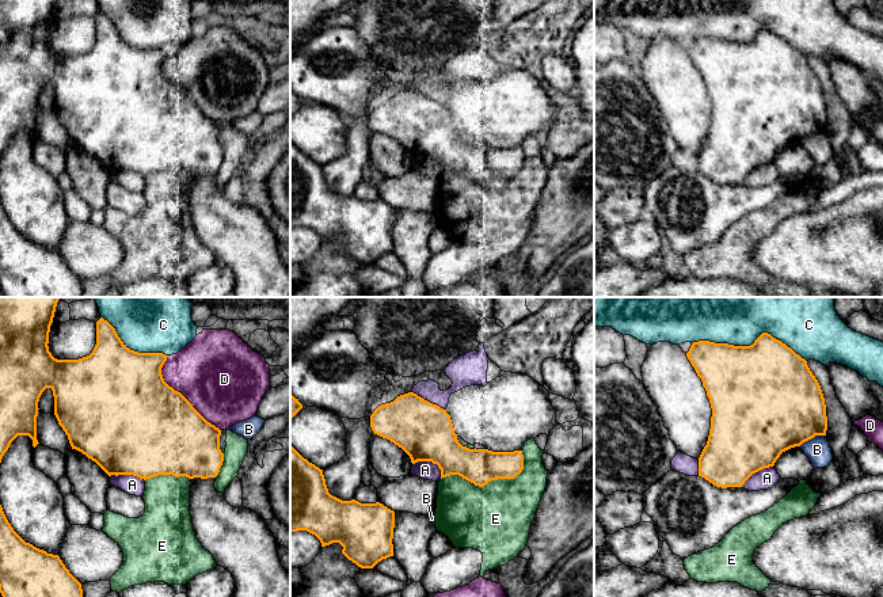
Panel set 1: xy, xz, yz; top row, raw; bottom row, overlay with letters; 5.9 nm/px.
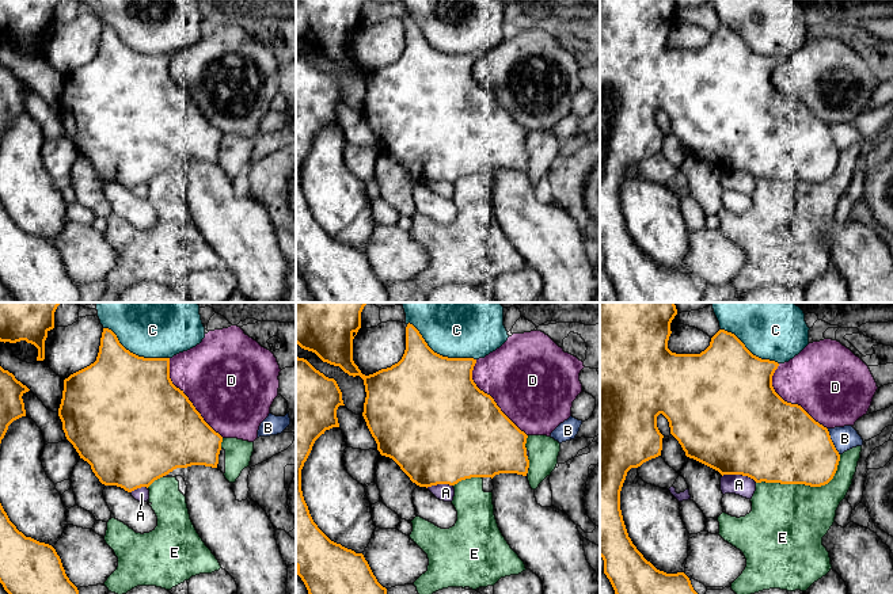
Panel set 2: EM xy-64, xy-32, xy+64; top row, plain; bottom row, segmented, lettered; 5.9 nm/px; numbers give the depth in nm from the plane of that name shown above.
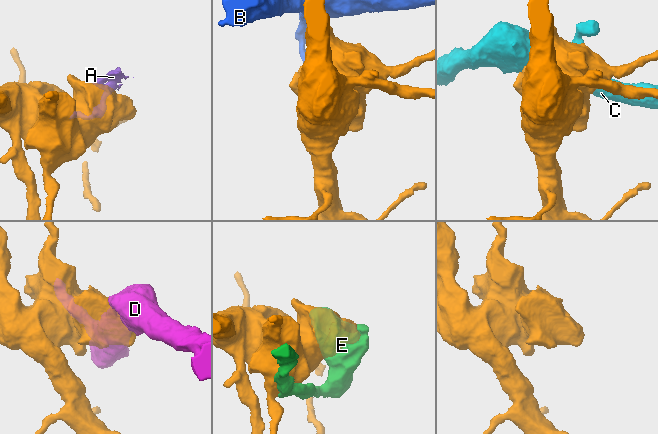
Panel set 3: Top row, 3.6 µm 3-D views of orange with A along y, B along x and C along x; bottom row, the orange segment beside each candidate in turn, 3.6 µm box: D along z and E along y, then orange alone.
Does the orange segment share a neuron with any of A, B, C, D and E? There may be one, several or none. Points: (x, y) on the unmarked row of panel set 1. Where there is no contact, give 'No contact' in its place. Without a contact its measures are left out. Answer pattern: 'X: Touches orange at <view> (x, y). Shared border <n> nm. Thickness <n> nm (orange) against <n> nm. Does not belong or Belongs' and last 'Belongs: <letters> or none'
A: Touches orange at xz (432, 158). Shared border 200 nm. Thickness 340 nm (orange) against 110 nm. Belongs
B: Touches orange at yz (811, 133). Shared border 180 nm. Thickness 500 nm (orange) against 150 nm. Does not belong
C: Touches orange at yz (750, 41). Shared border 700 nm. Thickness 500 nm (orange) against 260 nm. Does not belong
D: Touches orange at xy (181, 90). Shared border 550 nm. Thickness 500 nm (orange) against 480 nm. Does not belong
E: Touches orange at xz (488, 177). Shared border 500 nm. Thickness 200 nm (orange) against 420 nm. Does not belong
Belongs: A

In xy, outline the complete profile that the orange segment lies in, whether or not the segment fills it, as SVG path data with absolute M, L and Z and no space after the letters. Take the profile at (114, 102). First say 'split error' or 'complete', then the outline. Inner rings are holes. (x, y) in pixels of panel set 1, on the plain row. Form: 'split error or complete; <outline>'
split error; M0 0L0 159L11 138L18 132L28 132L33 136L34 144L39 140L37 136L38 98L42 88L46 84L50 84L54 92L54 111L58 121L68 132L72 145L81 148L95 157L110 172L111 182L115 182L130 191L142 193L145 187L145 176L159 171L172 171L175 174L186 172L189 175L216 174L224 157L224 149L220 145L221 126L208 118L180 88L175 87L164 77L161 64L168 52L163 49L138 49L130 46L121 37L115 24L107 16L100 14L96 18L96 41L90 52L79 56L57 56L52 52L47 42L56 3L57 0Z

